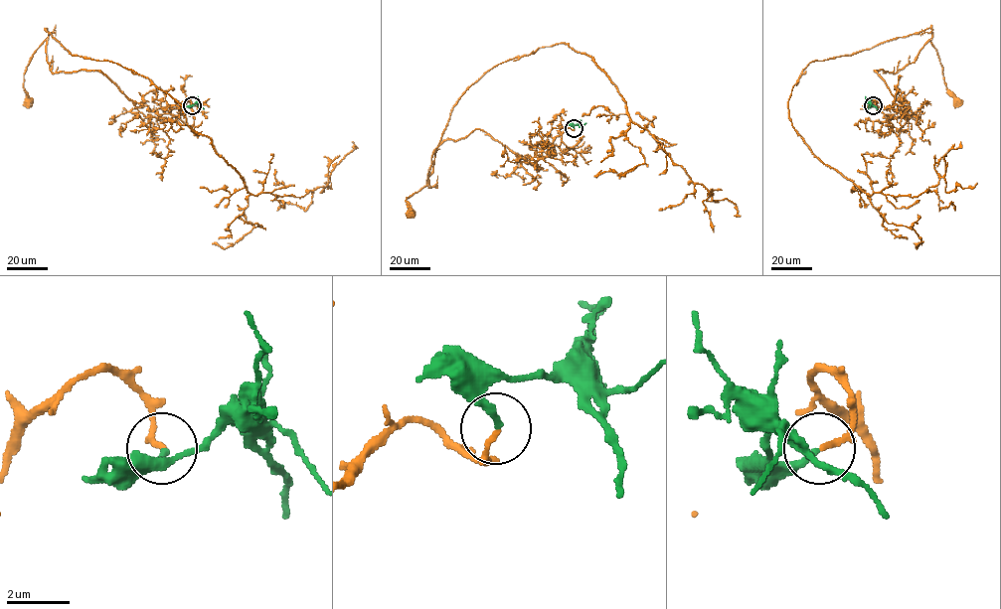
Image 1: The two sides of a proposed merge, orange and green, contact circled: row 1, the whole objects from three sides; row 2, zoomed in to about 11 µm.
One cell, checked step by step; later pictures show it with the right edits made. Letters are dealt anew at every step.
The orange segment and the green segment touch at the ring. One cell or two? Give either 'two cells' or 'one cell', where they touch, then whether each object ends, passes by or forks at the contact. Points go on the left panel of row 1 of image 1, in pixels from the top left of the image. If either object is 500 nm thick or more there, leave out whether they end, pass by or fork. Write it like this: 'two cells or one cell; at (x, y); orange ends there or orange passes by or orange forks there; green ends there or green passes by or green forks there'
one cell; at (192, 105); orange ends there; green ends there

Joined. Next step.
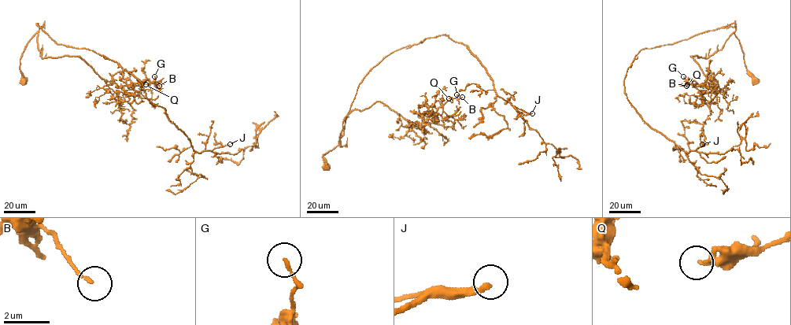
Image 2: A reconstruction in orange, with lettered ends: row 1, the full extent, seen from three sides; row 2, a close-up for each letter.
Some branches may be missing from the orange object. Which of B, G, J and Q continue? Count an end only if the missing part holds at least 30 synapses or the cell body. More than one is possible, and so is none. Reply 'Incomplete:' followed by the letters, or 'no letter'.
Incomplete: J

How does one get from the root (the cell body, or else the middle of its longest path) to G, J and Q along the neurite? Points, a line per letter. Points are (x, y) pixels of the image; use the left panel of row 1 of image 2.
G: (24, 81), (20, 58), (36, 33), (42, 57), (79, 56), (126, 93), (139, 90), (154, 76)
J: (24, 81), (20, 58), (37, 24), (57, 43), (88, 49), (132, 74), (195, 151), (230, 144)
Q: (24, 81), (20, 58), (37, 33), (42, 57), (79, 56), (126, 93), (139, 90), (147, 79), (146, 84)

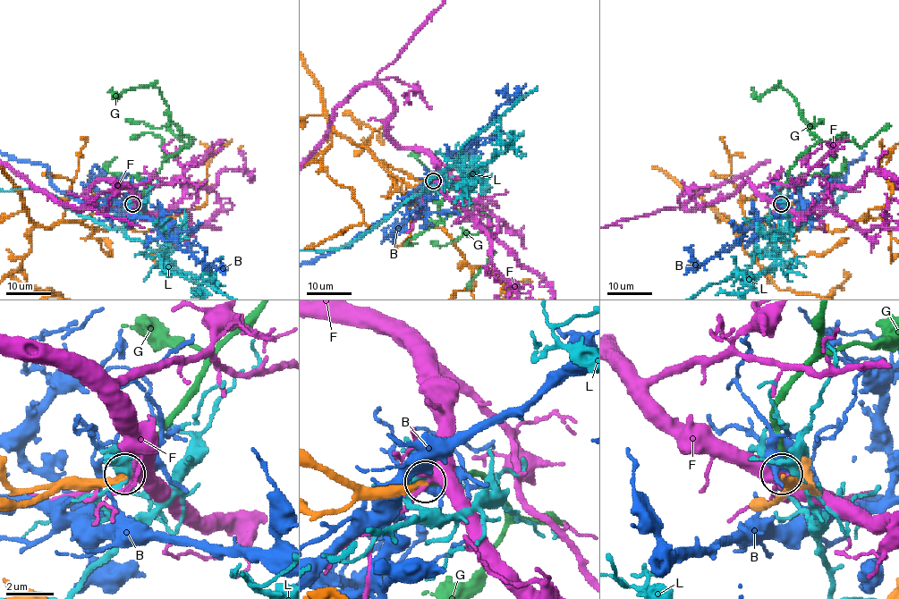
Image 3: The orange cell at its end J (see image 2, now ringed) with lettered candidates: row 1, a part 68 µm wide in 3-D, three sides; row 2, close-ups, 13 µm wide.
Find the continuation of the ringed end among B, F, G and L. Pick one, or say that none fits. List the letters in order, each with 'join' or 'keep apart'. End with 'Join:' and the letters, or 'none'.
B: keep apart
F: keep apart
G: join
L: keep apart
Join: G

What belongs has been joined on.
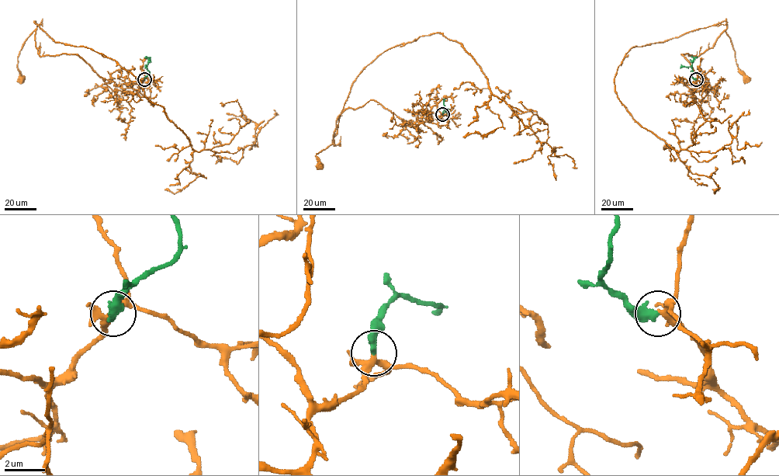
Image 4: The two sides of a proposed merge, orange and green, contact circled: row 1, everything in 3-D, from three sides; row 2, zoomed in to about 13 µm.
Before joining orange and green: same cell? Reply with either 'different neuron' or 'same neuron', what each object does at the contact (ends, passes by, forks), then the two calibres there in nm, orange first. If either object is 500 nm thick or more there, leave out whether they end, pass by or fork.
same neuron | orange forks | green ends | 280/400 nm

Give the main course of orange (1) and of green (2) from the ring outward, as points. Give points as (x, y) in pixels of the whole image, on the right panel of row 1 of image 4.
1: (696, 79), (704, 89), (704, 81), (681, 53), (703, 53), (724, 31), (746, 79)
2: (696, 79), (691, 76), (692, 56)

